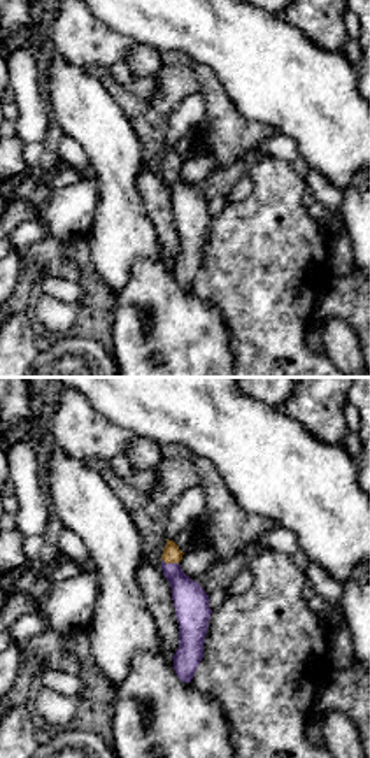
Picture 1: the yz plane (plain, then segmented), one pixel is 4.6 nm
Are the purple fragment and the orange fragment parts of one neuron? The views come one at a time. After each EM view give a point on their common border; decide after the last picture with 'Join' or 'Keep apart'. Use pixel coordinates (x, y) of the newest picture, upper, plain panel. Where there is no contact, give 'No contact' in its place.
Touches purple at (170, 171)

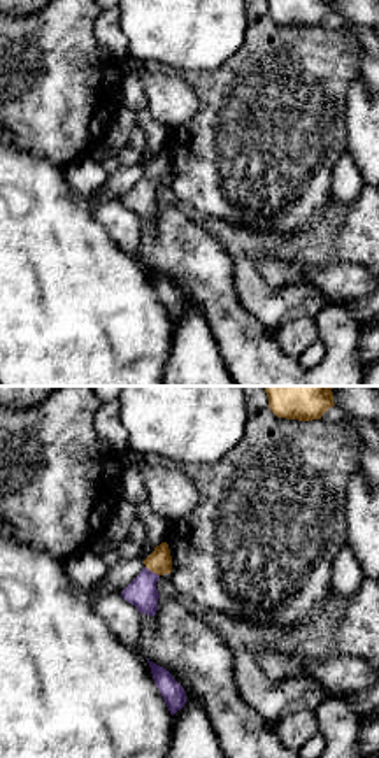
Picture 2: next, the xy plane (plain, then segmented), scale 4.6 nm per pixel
Touches purple at (150, 178)

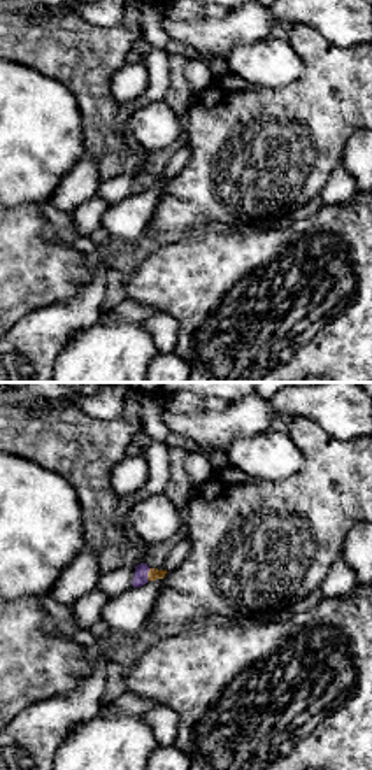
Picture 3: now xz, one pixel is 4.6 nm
Touches purple at (146, 181)

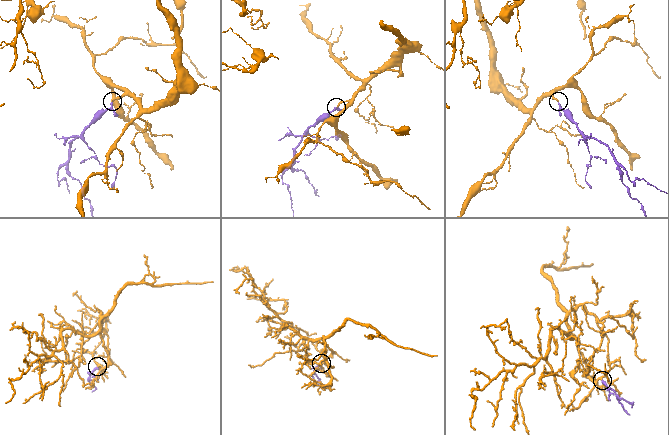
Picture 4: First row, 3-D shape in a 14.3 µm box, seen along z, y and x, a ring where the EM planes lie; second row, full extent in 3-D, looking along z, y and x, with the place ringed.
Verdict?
Join

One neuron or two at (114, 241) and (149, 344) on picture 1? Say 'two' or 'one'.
one

